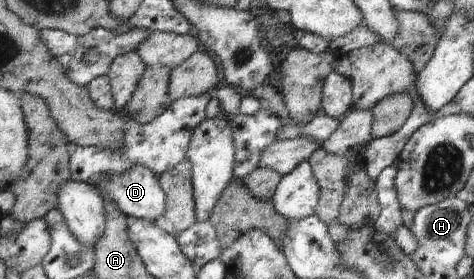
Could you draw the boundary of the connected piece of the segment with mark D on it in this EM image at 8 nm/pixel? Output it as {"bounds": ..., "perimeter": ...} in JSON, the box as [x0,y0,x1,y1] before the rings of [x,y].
{"bounds":[90,164,173,232],"perimeter":[[[136,164],[118,175],[114,173],[97,174],[91,179],[90,185],[94,186],[102,196],[103,202],[112,202],[118,211],[135,218],[152,220],[171,232],[173,226],[165,220],[163,213],[166,207],[165,193],[159,184],[159,178],[152,173],[144,164]]]}

